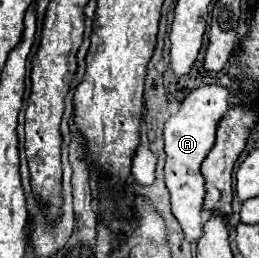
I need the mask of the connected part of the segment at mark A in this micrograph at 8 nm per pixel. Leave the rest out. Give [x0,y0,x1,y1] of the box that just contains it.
[164,84,230,240]

